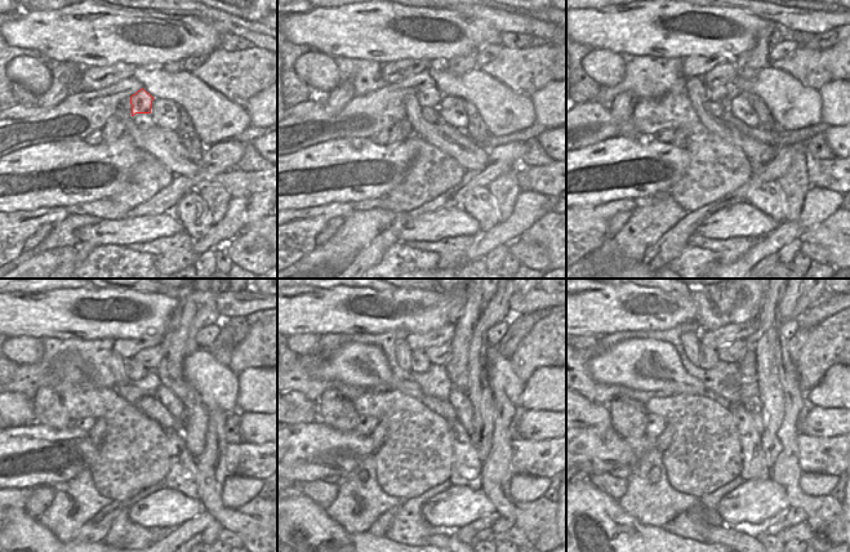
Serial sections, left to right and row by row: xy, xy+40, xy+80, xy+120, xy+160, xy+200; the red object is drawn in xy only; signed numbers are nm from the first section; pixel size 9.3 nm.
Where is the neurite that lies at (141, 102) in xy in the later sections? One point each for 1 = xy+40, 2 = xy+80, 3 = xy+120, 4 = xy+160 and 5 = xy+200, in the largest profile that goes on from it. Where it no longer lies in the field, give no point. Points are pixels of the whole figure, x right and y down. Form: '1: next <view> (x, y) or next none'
1: next xy+40 (431, 97)
2: next xy+80 (719, 94)
3: next xy+120 (134, 372)
4: next xy+160 (419, 361)
5: next xy+200 (708, 357)

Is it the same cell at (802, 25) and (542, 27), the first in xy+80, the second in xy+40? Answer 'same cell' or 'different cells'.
different cells

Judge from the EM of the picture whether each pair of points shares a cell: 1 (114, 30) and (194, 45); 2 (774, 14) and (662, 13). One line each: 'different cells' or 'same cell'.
1: same cell
2: different cells

